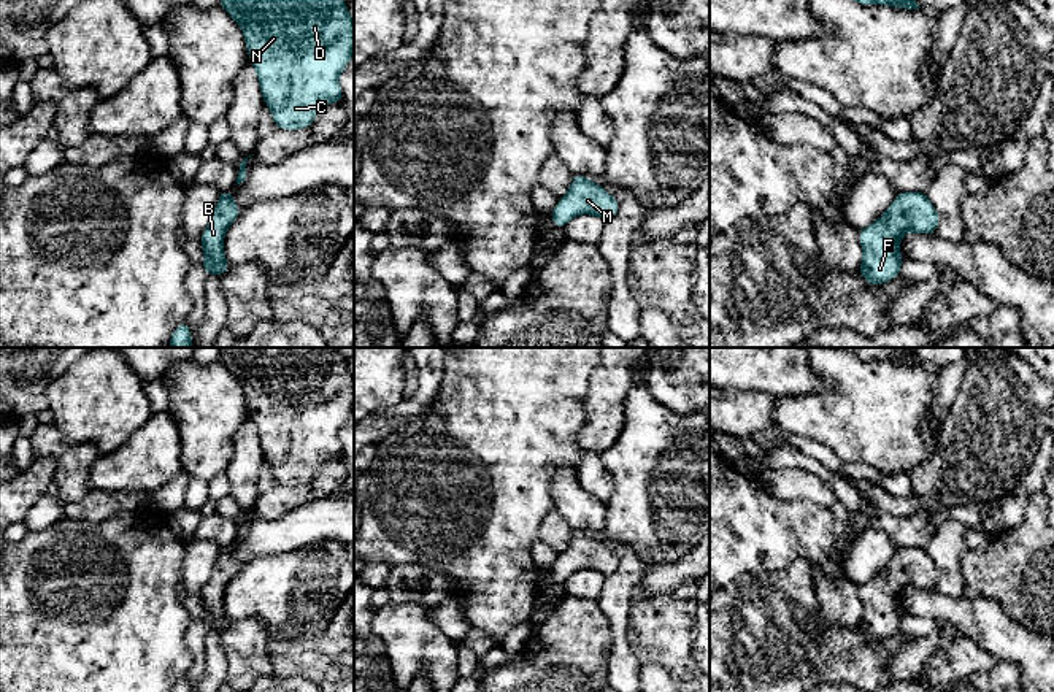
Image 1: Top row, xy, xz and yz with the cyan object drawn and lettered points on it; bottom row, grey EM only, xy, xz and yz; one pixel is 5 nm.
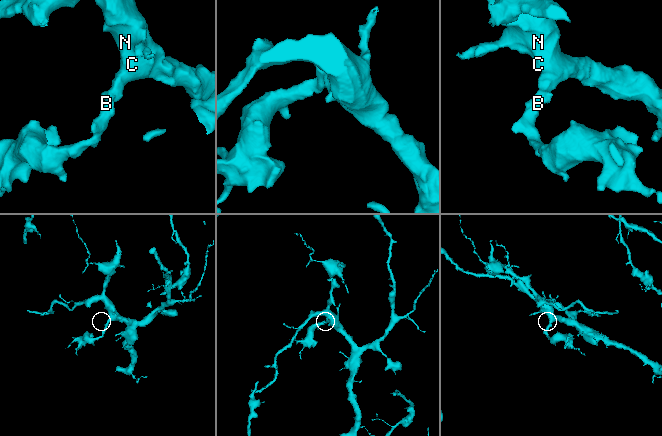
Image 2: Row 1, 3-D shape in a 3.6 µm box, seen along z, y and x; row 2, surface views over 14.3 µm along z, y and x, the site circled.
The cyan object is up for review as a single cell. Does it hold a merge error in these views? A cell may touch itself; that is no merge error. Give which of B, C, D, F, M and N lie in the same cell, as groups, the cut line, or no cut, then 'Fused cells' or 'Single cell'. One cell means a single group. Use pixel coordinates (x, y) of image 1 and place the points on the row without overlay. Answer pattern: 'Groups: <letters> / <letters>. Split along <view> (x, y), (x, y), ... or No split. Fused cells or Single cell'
Groups: B C D F M N. No split. Single cell

